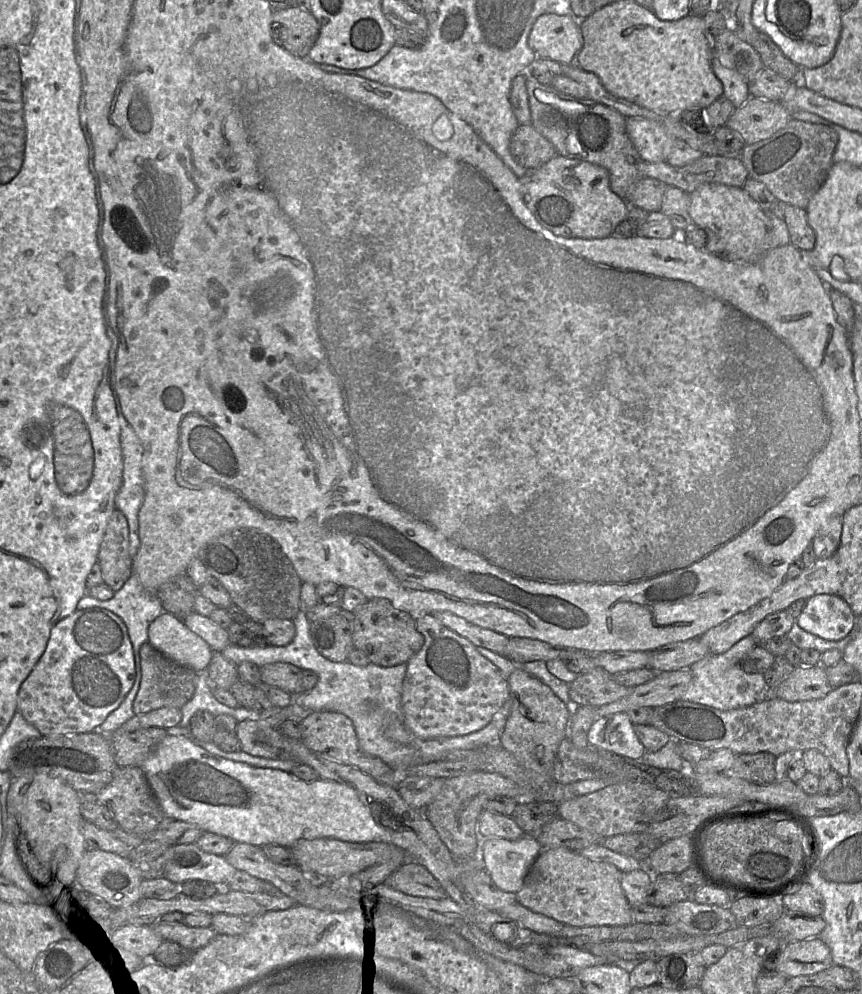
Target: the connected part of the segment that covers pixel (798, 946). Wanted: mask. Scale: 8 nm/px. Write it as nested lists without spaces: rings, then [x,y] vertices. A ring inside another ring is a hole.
[[[820,937],[784,943],[777,971],[787,978],[812,975],[833,966],[830,948]]]

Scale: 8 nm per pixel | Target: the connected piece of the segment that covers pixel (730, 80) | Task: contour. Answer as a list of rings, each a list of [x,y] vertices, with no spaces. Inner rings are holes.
[[[713,52],[711,67],[723,85],[723,95],[738,108],[750,97],[749,82],[737,71],[724,66]]]

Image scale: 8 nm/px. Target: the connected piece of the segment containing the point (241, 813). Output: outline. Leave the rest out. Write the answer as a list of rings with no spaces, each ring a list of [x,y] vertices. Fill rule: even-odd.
[[[168,735],[145,759],[140,768],[145,774],[146,779],[167,819],[195,824],[205,832],[225,836],[233,840],[235,843],[242,842],[260,847],[267,844],[274,844],[290,848],[300,839],[313,840],[320,838],[334,838],[351,843],[391,842],[390,834],[376,823],[369,808],[360,800],[353,787],[324,779],[319,779],[314,782],[306,782],[296,778],[289,772],[275,769],[256,768],[245,763],[223,759],[198,746],[188,737]]]

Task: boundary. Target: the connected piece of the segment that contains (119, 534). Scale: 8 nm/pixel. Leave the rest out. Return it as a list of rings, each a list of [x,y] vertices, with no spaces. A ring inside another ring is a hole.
[[[117,509],[112,513],[100,544],[98,563],[103,581],[118,591],[133,573],[133,557],[129,553],[129,526]]]

